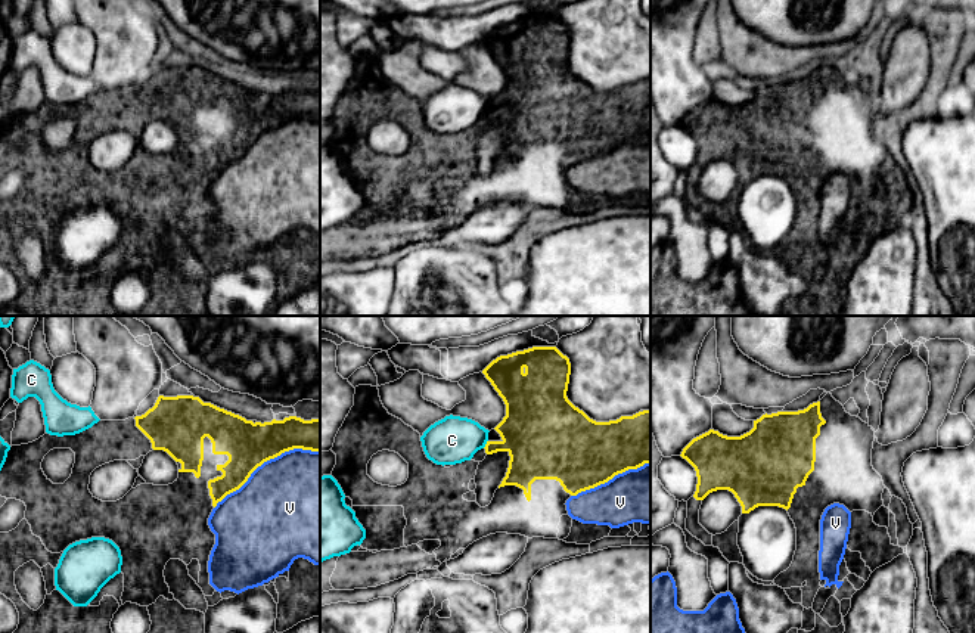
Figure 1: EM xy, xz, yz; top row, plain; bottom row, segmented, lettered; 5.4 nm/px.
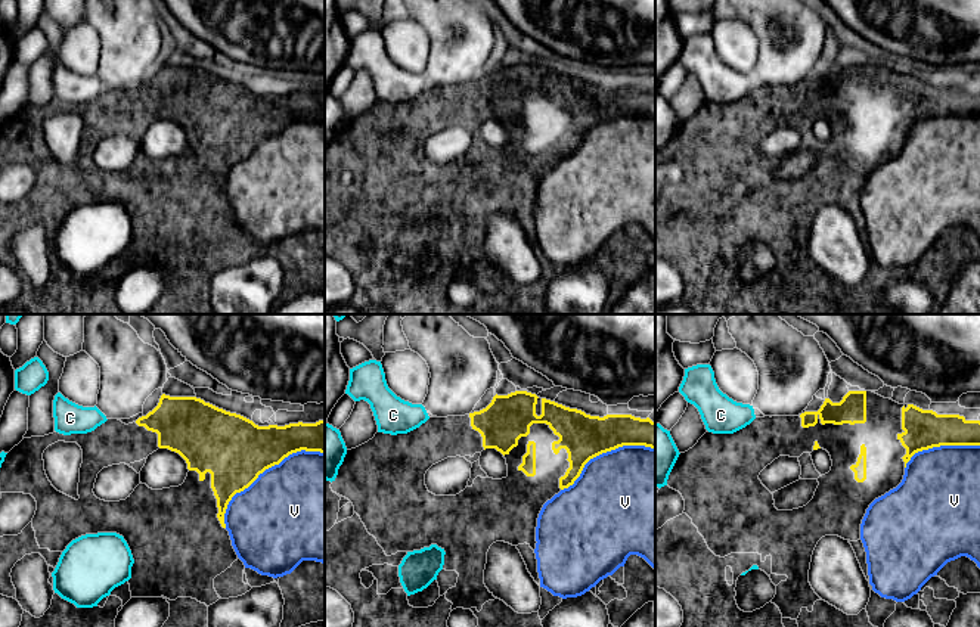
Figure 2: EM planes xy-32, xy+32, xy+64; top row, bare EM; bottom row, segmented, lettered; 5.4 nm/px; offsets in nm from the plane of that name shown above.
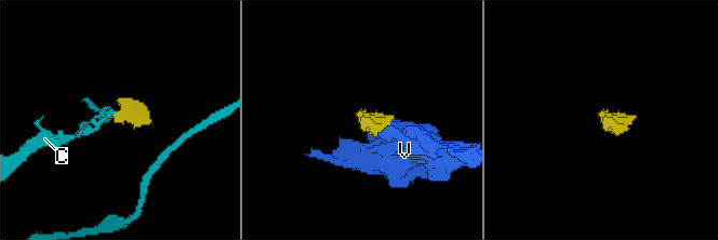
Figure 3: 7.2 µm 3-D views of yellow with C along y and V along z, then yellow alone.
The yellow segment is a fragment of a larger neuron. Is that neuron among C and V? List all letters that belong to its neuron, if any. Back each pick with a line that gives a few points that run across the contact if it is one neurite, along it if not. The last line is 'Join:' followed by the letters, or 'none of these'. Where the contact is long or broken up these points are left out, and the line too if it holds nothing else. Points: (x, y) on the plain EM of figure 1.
Join: none of these

